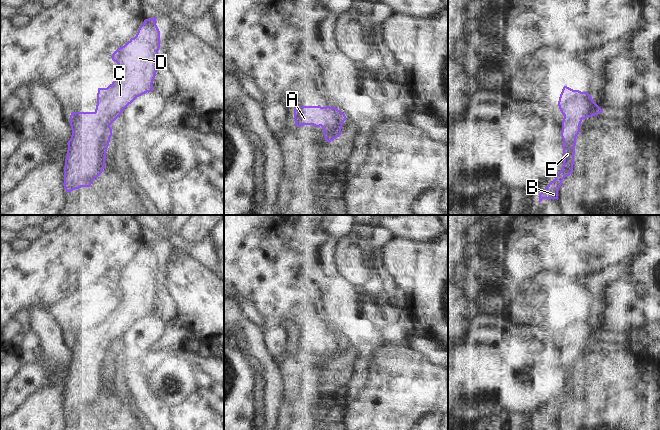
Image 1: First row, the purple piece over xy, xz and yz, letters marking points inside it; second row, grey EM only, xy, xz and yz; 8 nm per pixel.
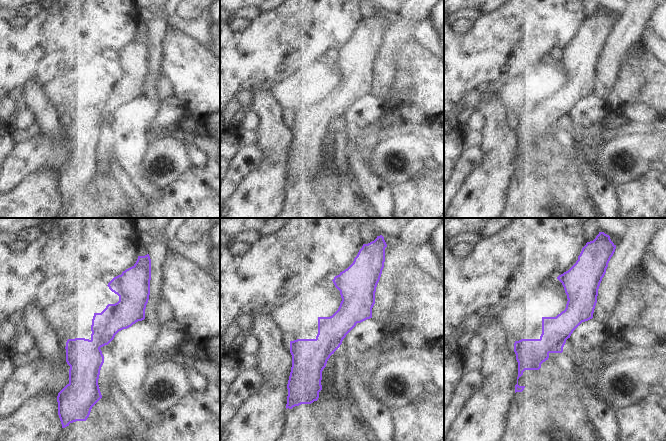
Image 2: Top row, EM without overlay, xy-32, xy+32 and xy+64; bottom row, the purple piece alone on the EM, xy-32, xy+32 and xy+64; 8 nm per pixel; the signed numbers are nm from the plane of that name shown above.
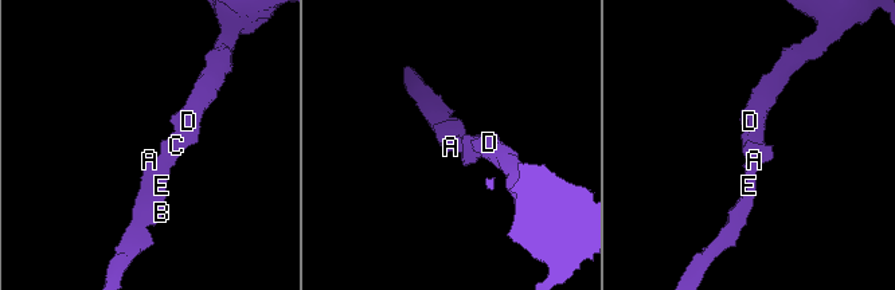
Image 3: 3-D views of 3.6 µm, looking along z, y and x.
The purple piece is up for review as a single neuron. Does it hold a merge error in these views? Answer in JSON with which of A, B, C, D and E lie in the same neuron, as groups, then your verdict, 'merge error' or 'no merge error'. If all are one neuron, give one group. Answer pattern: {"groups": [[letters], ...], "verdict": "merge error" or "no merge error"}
{"groups": [["A", "B", "C", "D", "E"]], "verdict": "no merge error"}

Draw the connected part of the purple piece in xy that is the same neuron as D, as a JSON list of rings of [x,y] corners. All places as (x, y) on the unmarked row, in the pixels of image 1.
[[[157,241],[145,243],[134,262],[118,272],[111,280],[118,288],[119,297],[107,312],[98,312],[94,336],[72,336],[70,350],[72,359],[68,365],[64,390],[64,413],[69,417],[81,411],[90,411],[105,391],[106,376],[112,360],[110,349],[137,321],[153,314],[156,300],[156,283],[160,272],[160,255],[155,247]]]

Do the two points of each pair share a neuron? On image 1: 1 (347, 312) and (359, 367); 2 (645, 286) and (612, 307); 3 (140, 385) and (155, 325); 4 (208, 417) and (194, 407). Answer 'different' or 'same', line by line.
1: same
2: same
3: same
4: same

